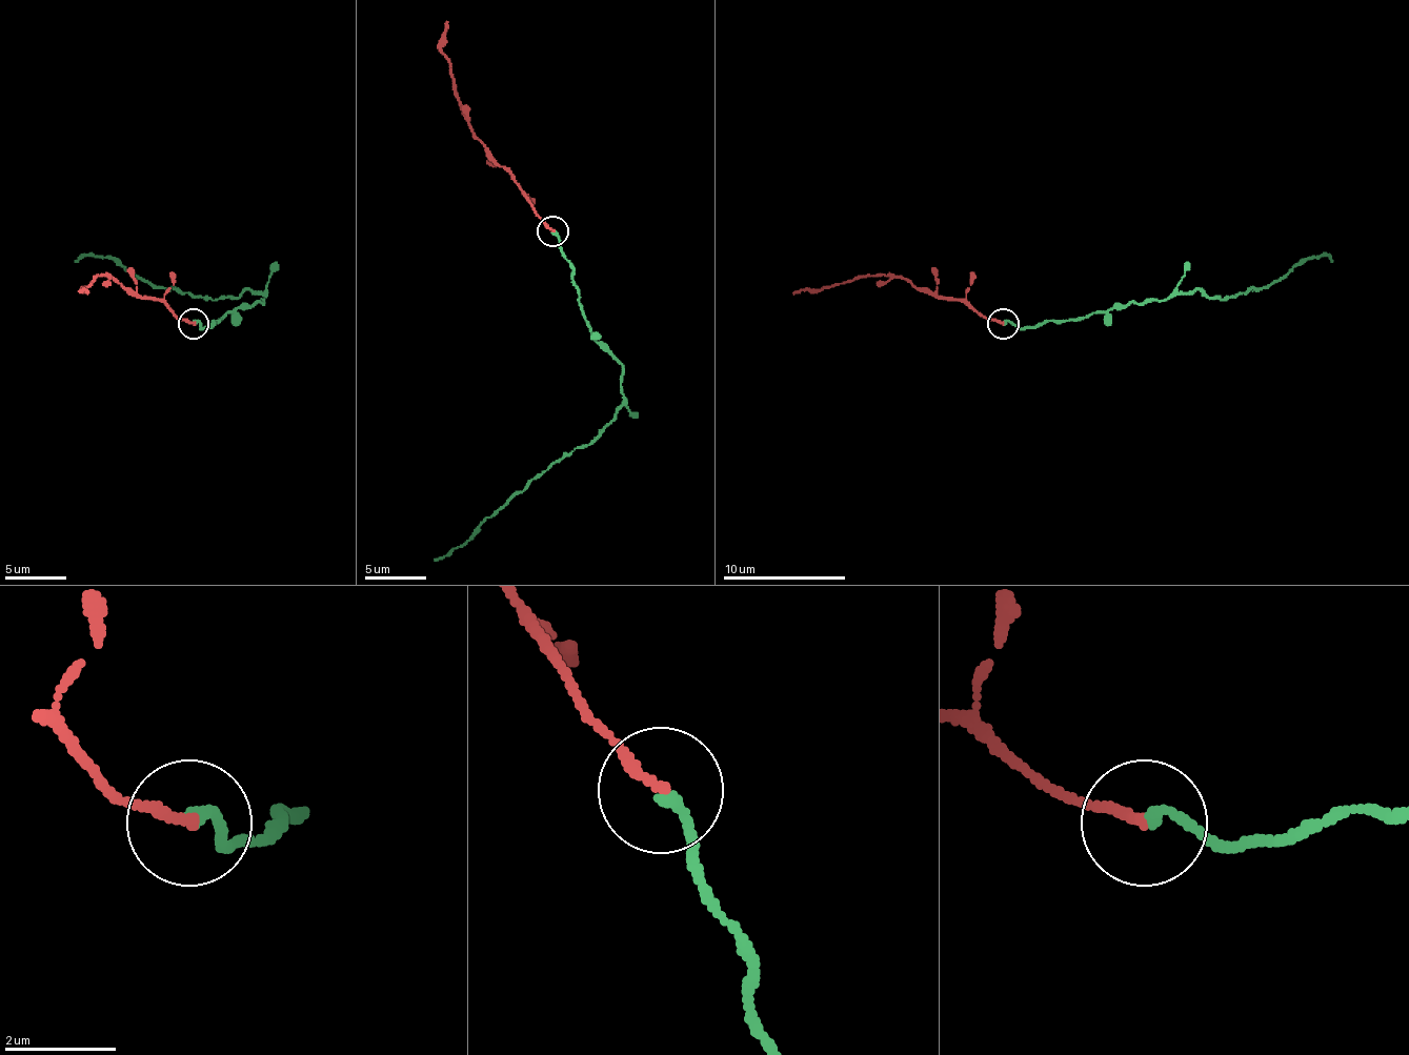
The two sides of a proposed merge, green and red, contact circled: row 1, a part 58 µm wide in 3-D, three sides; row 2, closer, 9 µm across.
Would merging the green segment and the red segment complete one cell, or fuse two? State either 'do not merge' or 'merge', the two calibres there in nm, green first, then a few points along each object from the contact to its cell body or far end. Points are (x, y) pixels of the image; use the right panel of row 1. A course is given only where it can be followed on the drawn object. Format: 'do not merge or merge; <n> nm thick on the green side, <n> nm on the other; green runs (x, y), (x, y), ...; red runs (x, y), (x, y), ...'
merge; 220 nm thick on the green side, 190 nm on the other; green runs (1005, 324), (1075, 321), (1202, 290), (1227, 300), (1270, 287), (1313, 257), (1328, 257), (1331, 262); red runs (1002, 324), (990, 321), (959, 300), (938, 300), (904, 278), (885, 275), (792, 293)

